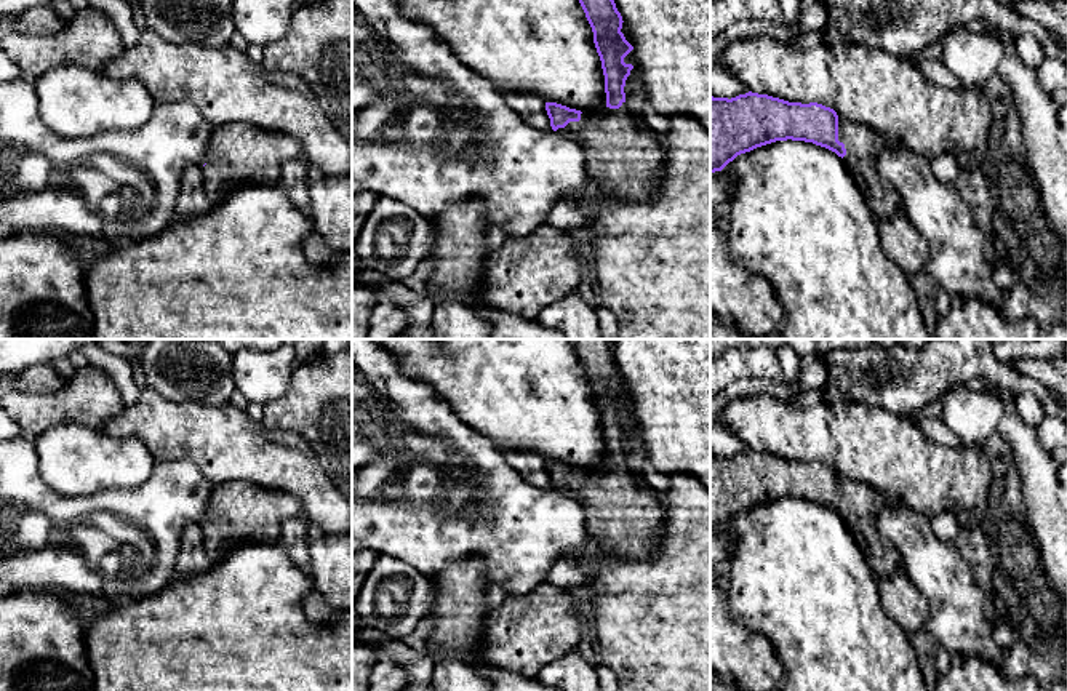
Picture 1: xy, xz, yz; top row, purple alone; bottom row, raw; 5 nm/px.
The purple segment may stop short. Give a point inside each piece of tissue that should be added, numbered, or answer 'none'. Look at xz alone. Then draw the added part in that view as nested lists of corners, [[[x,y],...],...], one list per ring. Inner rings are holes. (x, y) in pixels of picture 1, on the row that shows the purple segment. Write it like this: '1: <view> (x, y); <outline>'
1: xz (624, 159); [[[627,102],[619,109],[606,106],[584,110],[579,122],[569,122],[557,133],[574,141],[585,155],[585,170],[592,184],[609,197],[625,202],[649,200],[656,197],[664,173],[665,154],[657,138],[659,134],[640,123],[641,115],[635,115]]]

